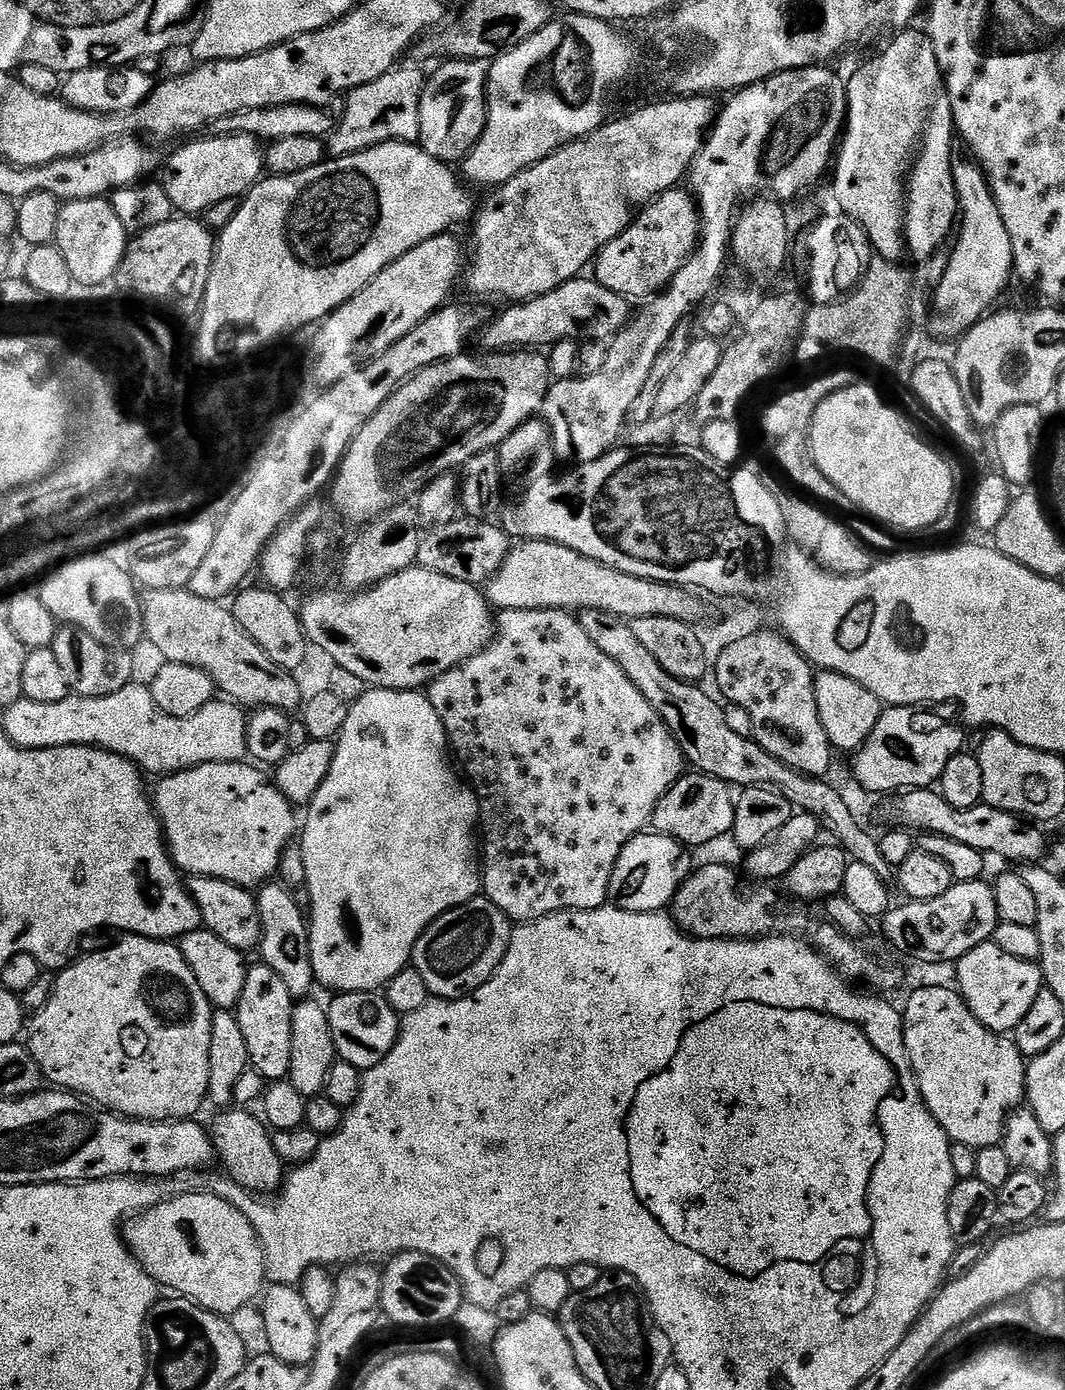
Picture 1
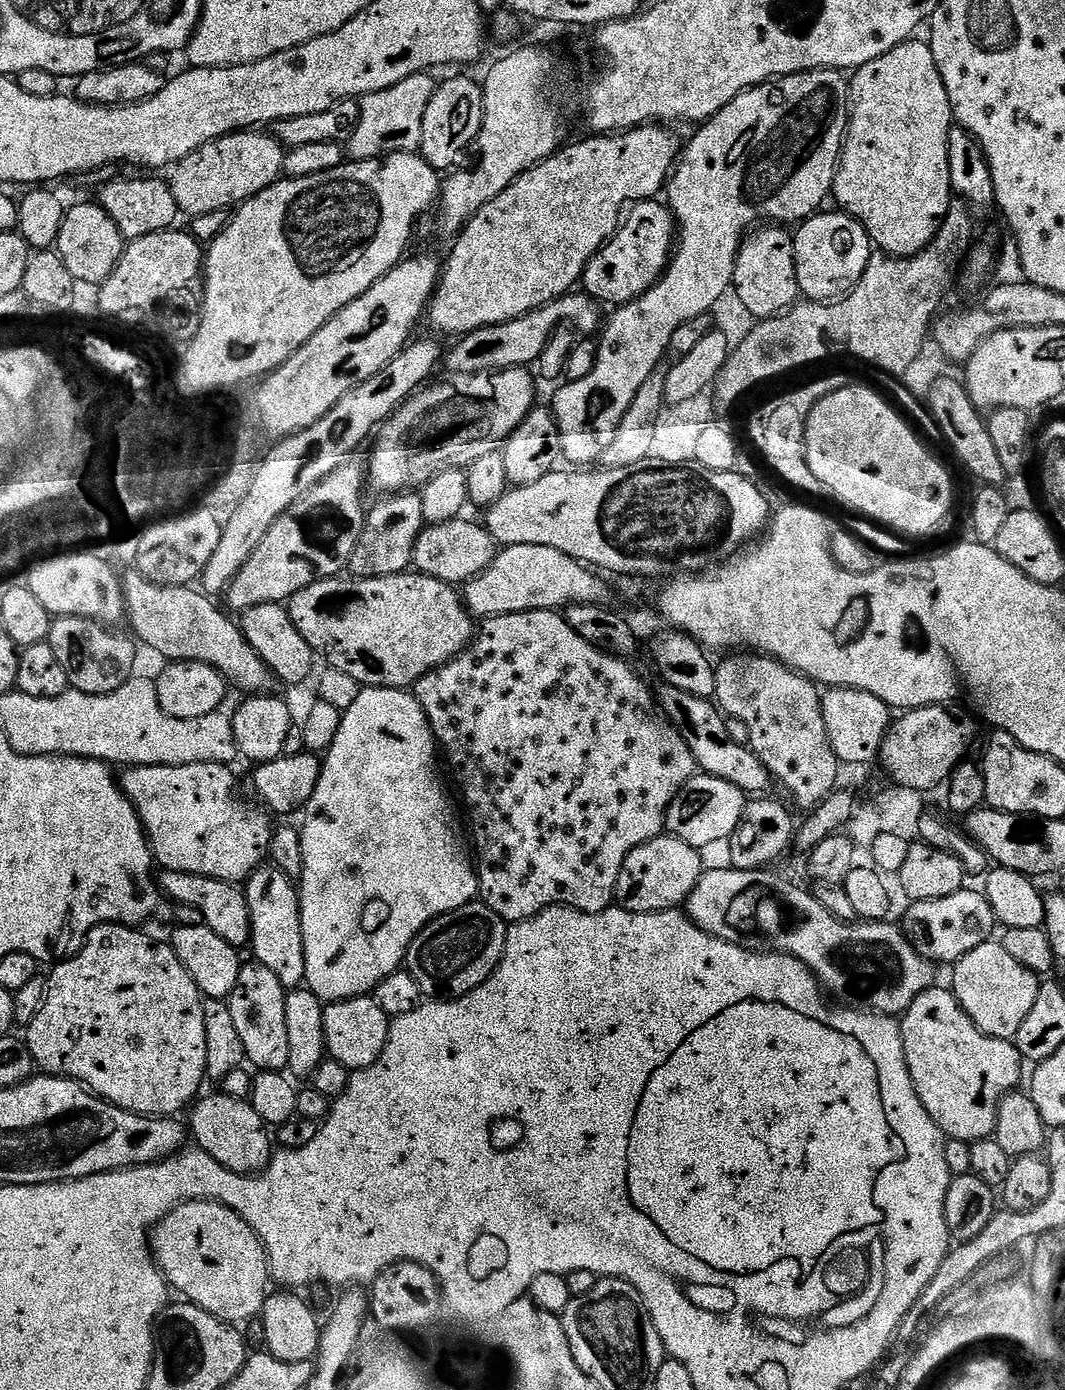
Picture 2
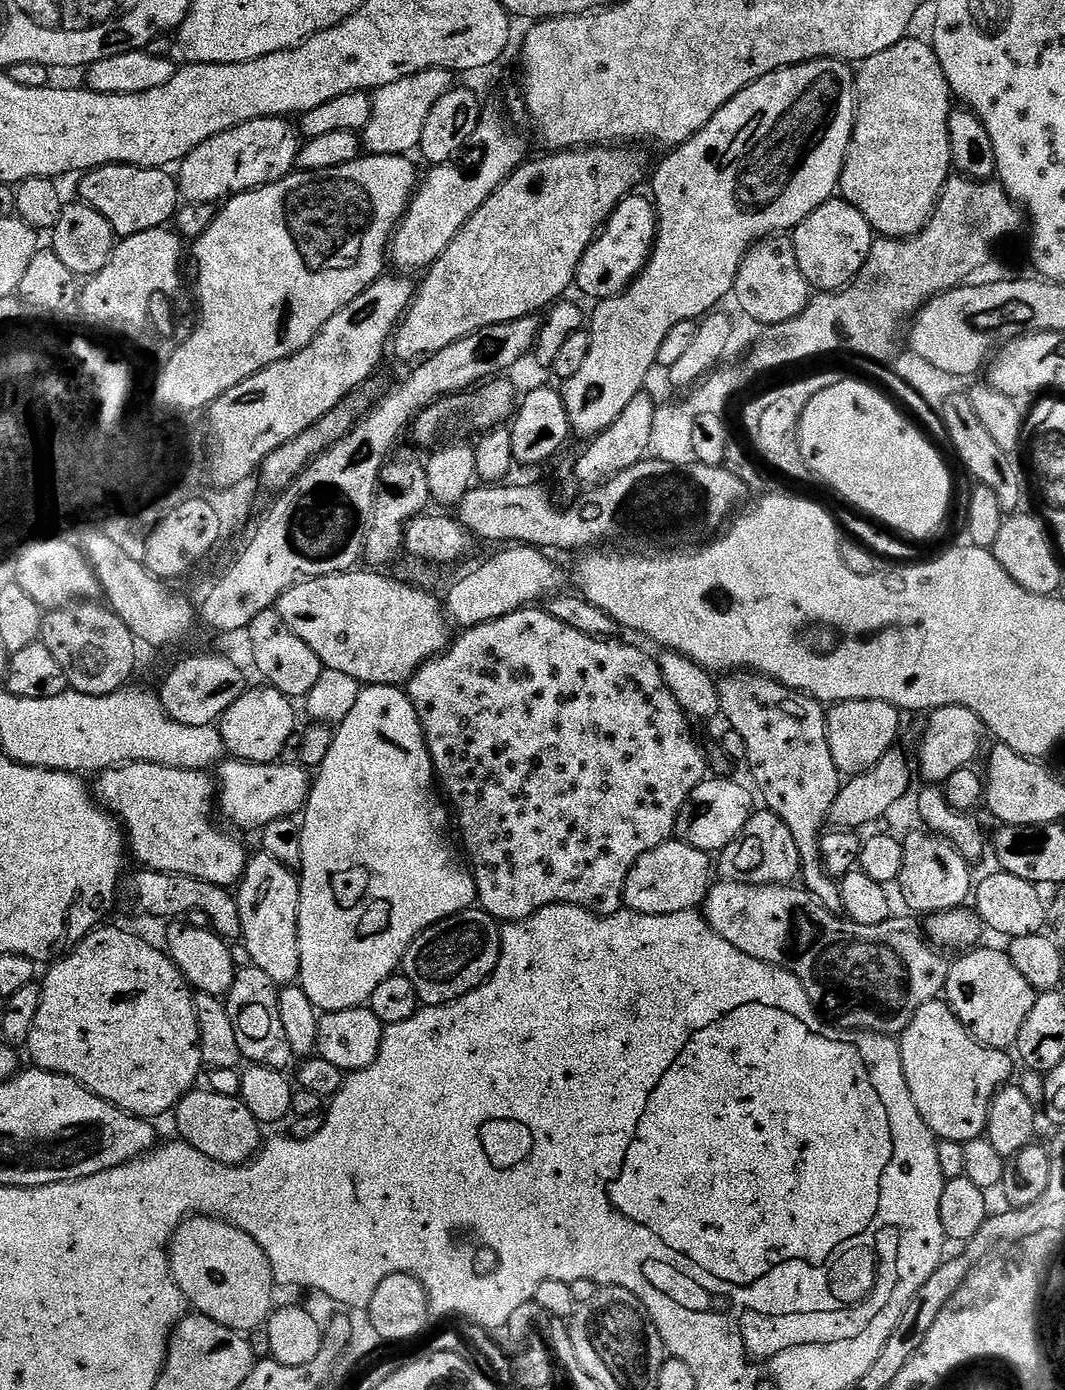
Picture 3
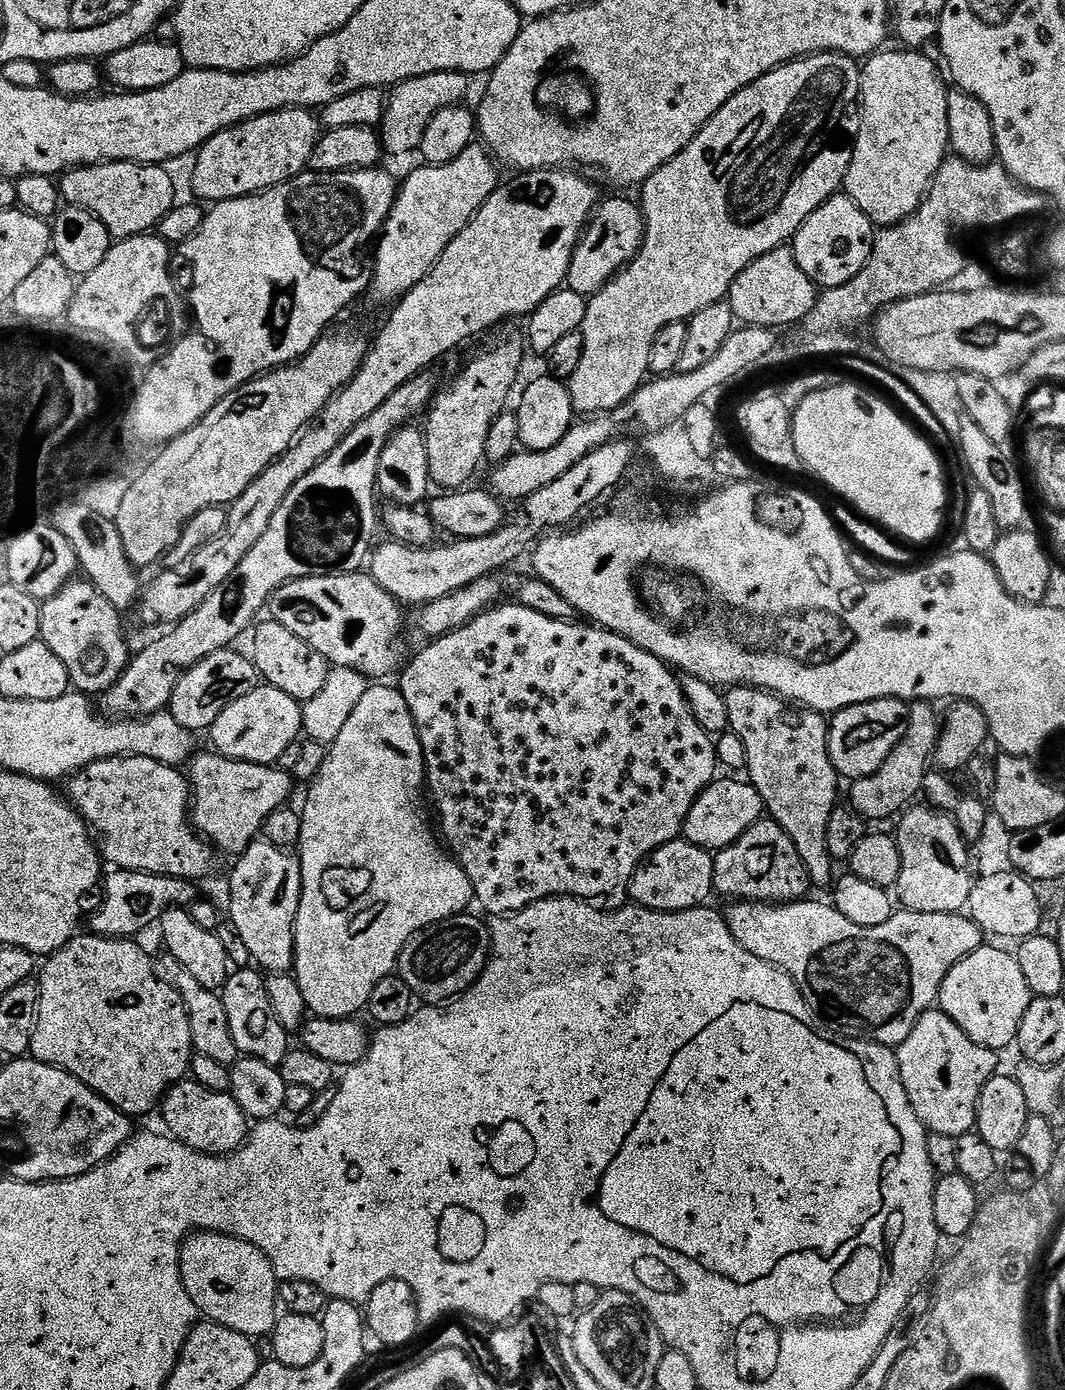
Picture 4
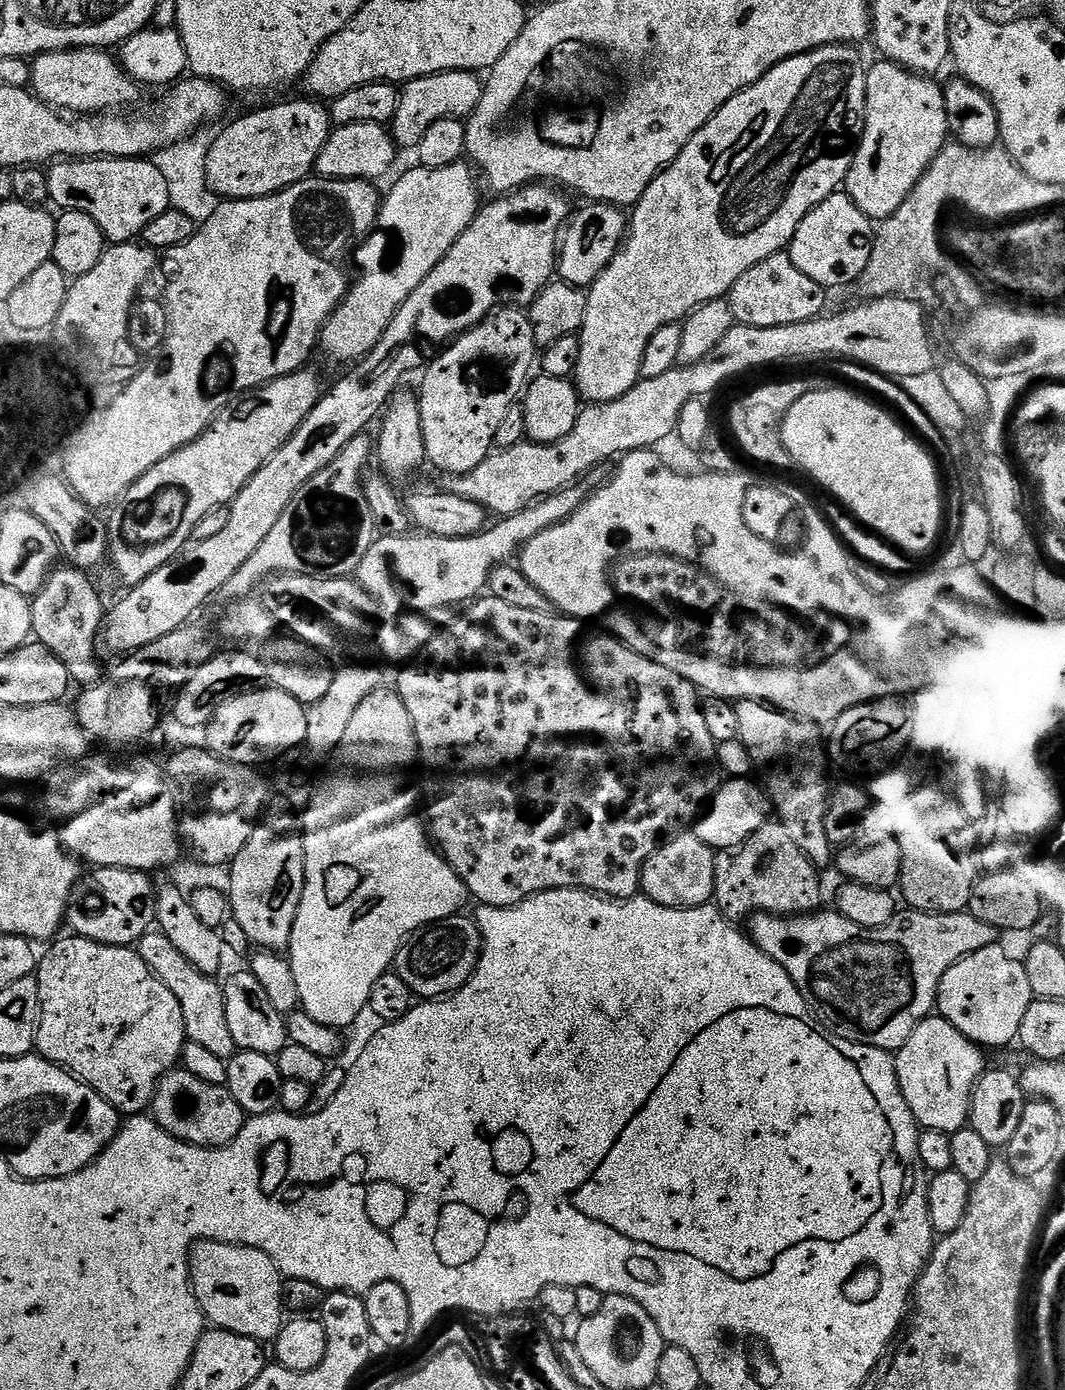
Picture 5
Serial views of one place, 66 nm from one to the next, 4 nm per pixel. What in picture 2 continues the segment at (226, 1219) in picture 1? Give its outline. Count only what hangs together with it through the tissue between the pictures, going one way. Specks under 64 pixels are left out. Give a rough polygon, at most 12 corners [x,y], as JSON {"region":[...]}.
{"region":[[186,1200],[150,1236],[164,1279],[229,1326],[261,1315],[264,1244]]}

